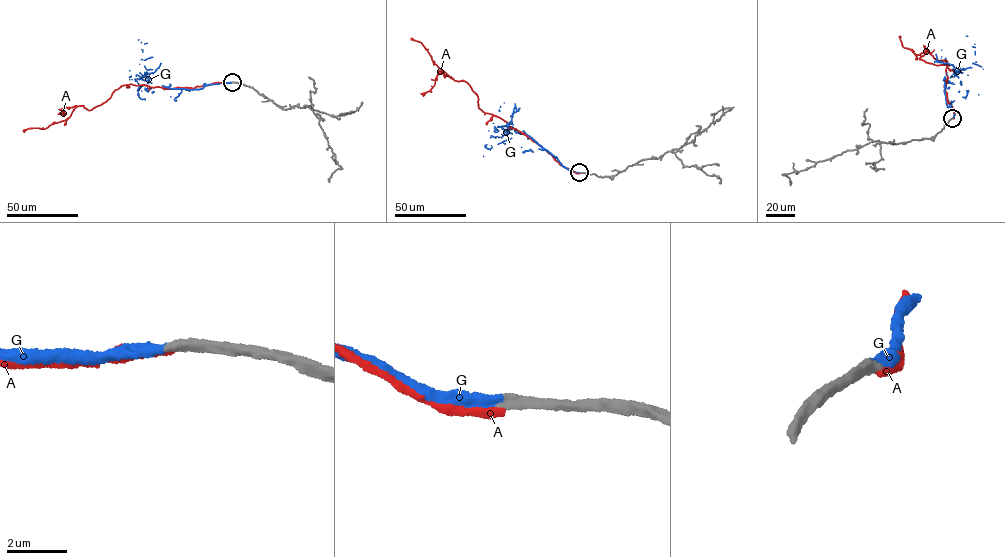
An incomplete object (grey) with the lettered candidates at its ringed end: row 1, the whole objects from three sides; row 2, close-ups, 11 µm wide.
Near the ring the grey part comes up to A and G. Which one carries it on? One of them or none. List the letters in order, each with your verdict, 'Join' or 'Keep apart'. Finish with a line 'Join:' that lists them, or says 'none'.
A: Keep apart
G: Join
Join: G

